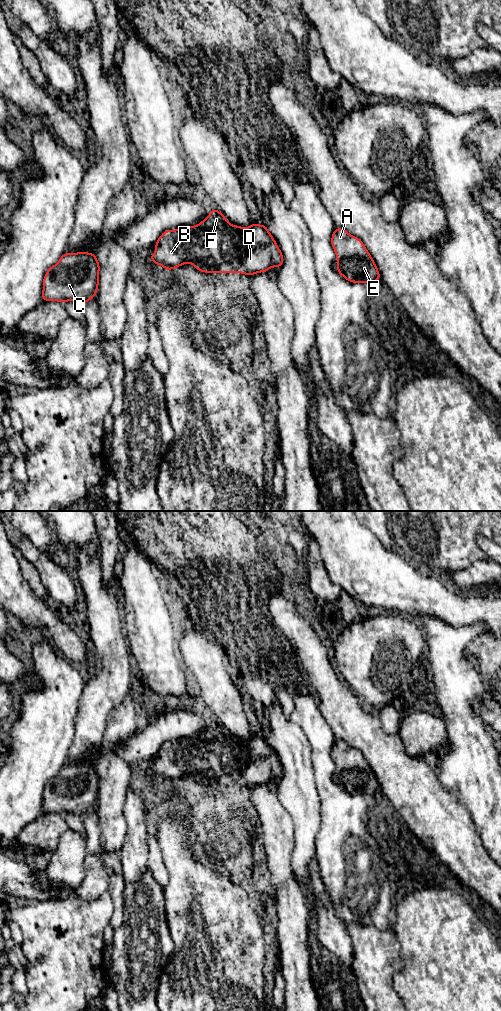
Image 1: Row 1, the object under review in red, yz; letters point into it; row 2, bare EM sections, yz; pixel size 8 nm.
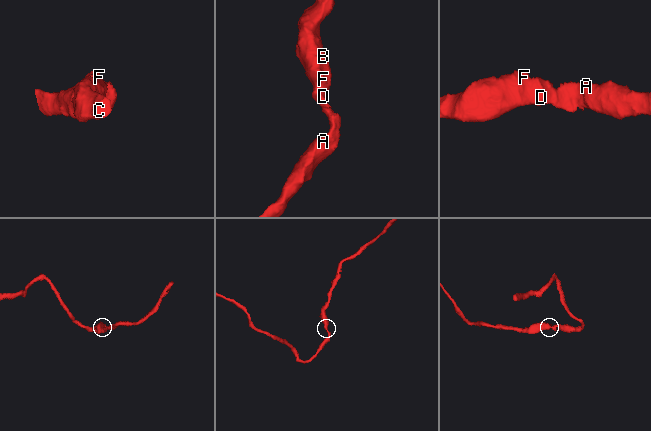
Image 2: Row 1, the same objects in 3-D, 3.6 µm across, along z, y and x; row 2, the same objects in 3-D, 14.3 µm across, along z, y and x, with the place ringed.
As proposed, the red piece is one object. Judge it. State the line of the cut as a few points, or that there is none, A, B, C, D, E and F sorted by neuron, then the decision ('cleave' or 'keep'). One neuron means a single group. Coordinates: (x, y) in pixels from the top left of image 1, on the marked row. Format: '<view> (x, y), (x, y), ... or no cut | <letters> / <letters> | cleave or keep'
no cut | A B C D E F | keep

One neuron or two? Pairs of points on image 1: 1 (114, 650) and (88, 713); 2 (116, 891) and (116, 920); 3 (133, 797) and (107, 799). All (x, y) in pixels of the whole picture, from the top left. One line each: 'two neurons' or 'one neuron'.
1: one neuron
2: one neuron
3: two neurons

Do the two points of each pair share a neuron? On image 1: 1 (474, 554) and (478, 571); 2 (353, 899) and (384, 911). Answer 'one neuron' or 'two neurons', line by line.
1: two neurons
2: one neuron

